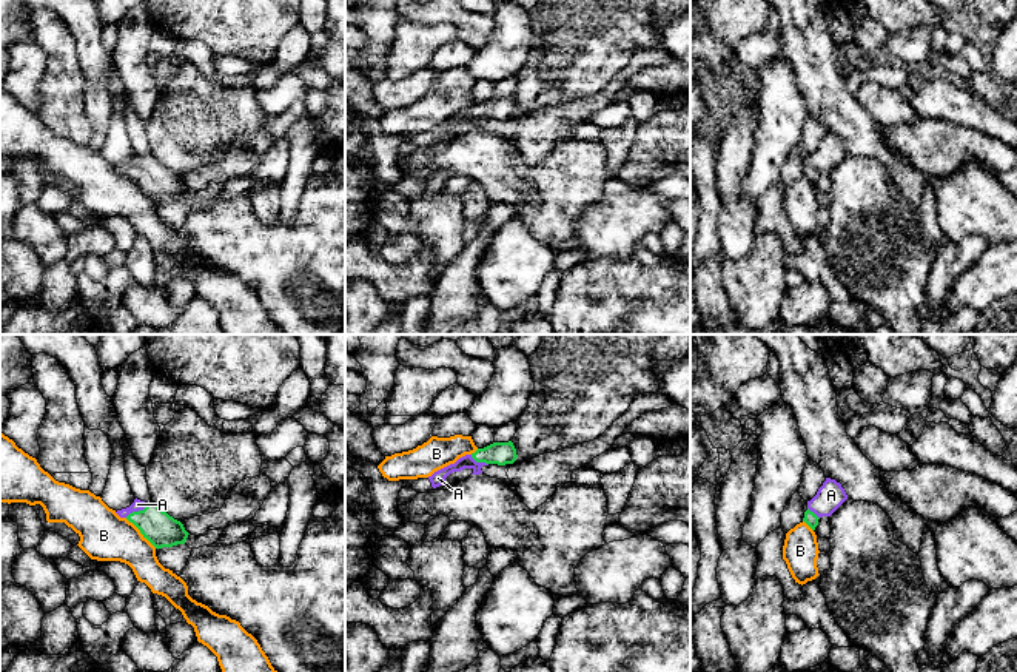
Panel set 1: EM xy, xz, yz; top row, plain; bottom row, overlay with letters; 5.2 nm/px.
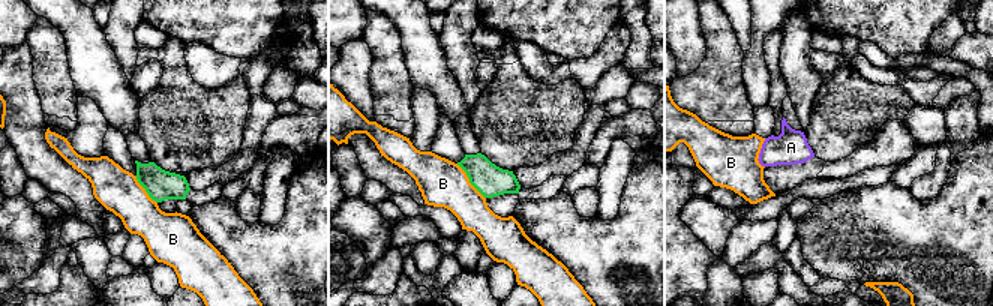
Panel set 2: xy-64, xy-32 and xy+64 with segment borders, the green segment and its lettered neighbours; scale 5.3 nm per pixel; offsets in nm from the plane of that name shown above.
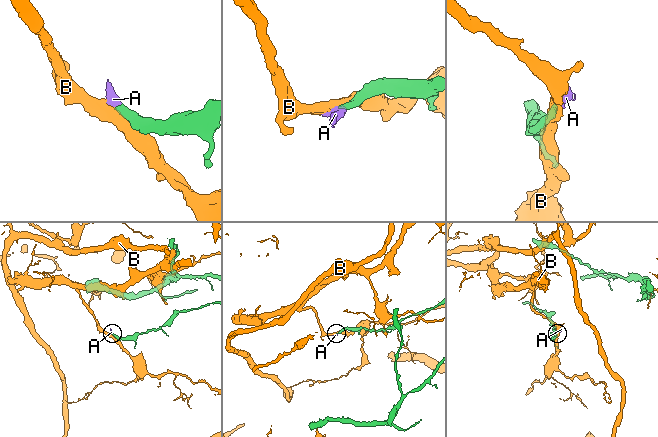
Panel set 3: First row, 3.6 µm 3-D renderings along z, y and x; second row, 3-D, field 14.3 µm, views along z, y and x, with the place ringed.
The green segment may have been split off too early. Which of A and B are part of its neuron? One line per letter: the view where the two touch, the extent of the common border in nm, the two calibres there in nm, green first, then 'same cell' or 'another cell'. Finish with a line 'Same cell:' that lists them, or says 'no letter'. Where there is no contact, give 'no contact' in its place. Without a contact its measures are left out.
A: xy | 140 nm | 180/60 nm | same cell
B: xy | 220 nm | 180/260 nm | another cell
Same cell: A

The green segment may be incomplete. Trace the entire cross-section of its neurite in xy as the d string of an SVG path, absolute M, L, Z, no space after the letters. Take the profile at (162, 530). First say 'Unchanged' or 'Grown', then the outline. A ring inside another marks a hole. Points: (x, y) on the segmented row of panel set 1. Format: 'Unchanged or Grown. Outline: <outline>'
Grown. Outline: M136 498L129 507L116 513L133 522L156 549L185 544L190 535L180 521L170 516L154 502L148 504Z

